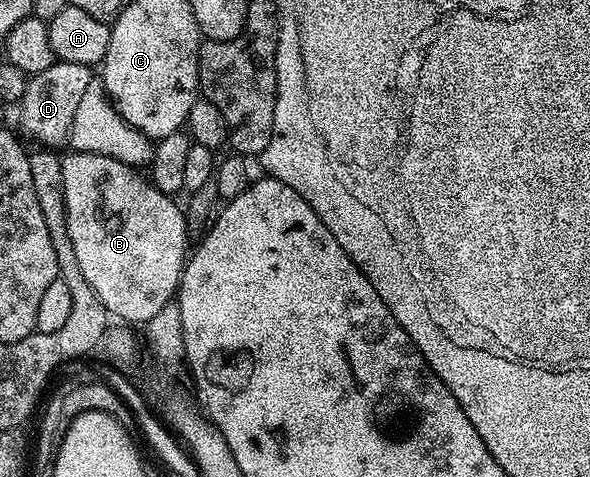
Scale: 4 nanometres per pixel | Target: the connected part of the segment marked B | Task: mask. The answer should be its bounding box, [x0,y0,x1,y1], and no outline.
[62,151,187,325]

